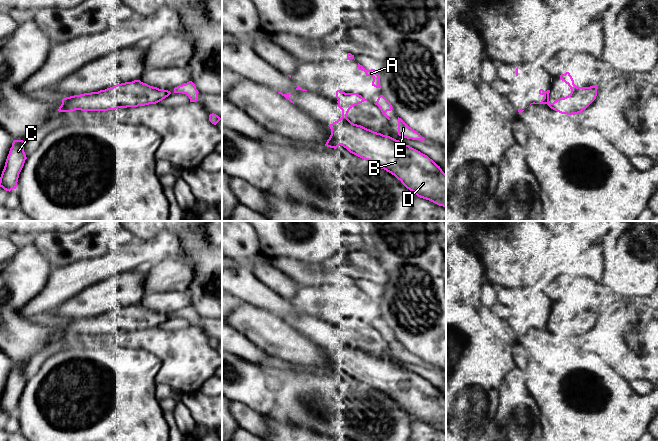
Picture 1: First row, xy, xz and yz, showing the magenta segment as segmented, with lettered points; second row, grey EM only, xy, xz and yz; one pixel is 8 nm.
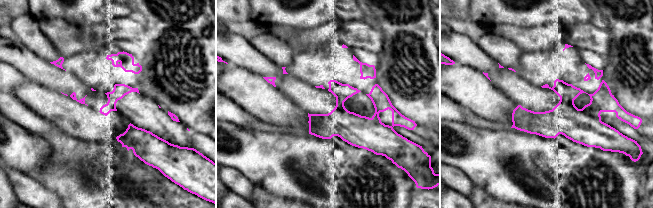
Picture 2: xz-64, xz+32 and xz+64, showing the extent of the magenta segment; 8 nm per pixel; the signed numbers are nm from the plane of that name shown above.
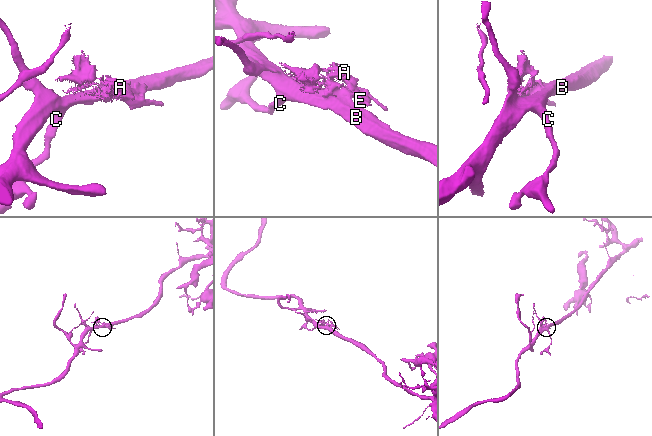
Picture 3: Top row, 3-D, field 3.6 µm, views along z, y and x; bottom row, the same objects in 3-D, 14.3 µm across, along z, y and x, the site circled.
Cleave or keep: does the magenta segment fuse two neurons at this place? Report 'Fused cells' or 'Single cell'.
Single cell

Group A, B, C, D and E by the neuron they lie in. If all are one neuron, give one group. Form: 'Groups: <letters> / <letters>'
Groups: A B C D E

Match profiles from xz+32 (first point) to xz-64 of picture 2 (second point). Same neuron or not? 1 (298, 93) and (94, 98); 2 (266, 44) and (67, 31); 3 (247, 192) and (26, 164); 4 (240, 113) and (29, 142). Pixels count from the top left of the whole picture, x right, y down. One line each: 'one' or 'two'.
1: one
2: two
3: two
4: two

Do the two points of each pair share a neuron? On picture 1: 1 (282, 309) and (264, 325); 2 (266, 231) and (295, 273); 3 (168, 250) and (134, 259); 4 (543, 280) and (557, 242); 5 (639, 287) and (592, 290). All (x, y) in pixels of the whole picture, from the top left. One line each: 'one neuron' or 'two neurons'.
1: two neurons
2: two neurons
3: one neuron
4: one neuron
5: two neurons

